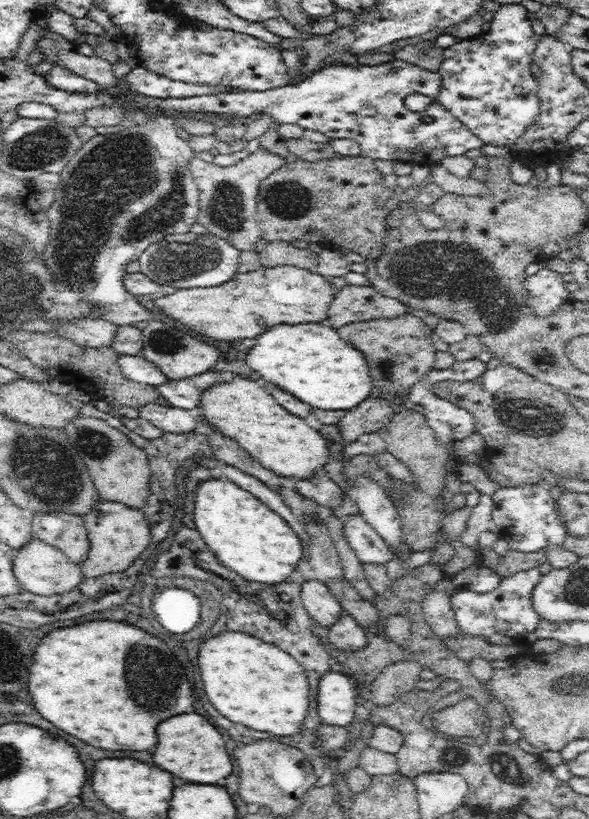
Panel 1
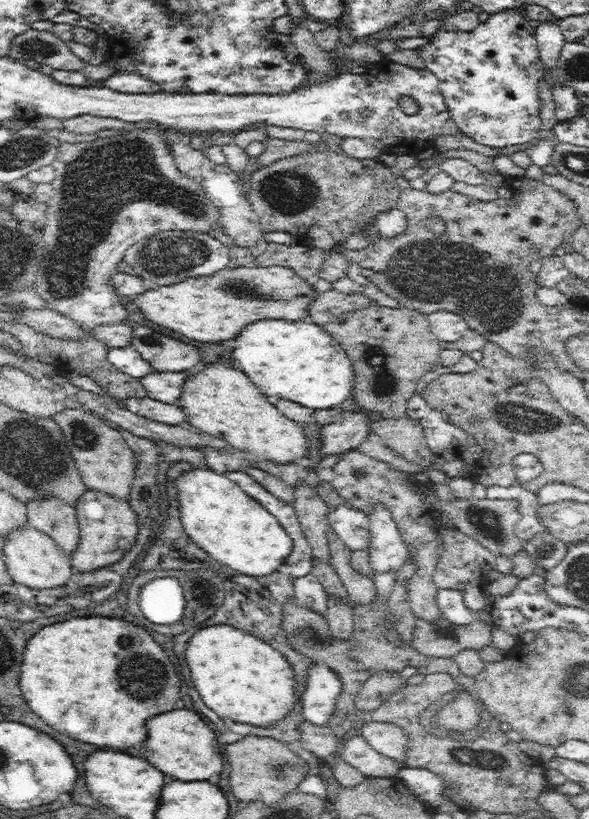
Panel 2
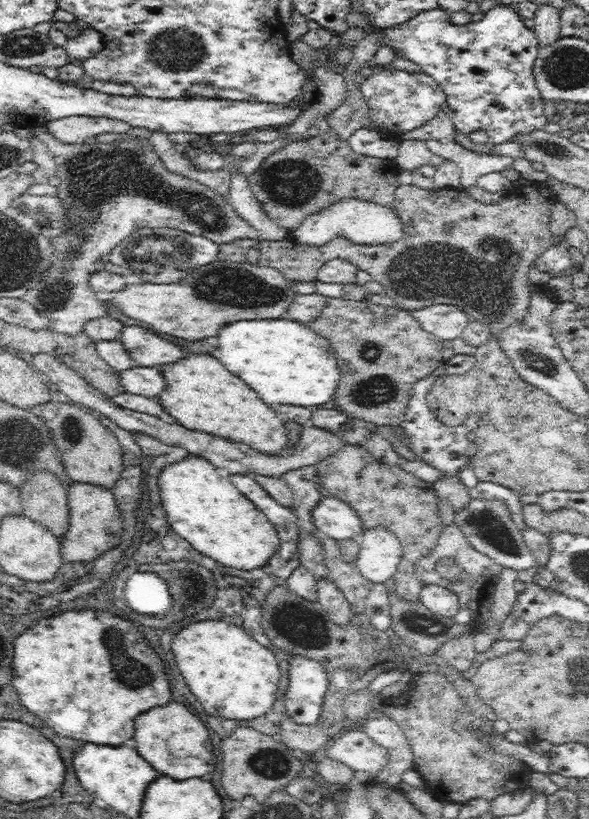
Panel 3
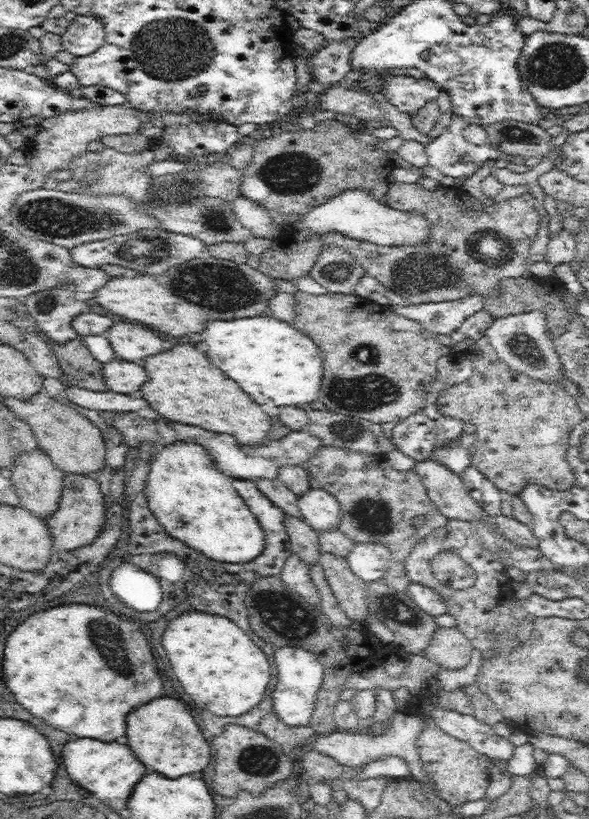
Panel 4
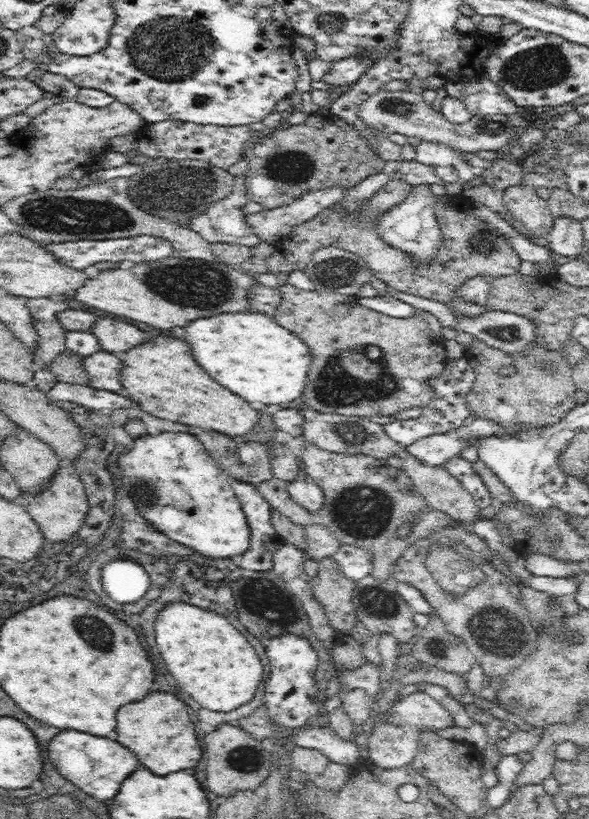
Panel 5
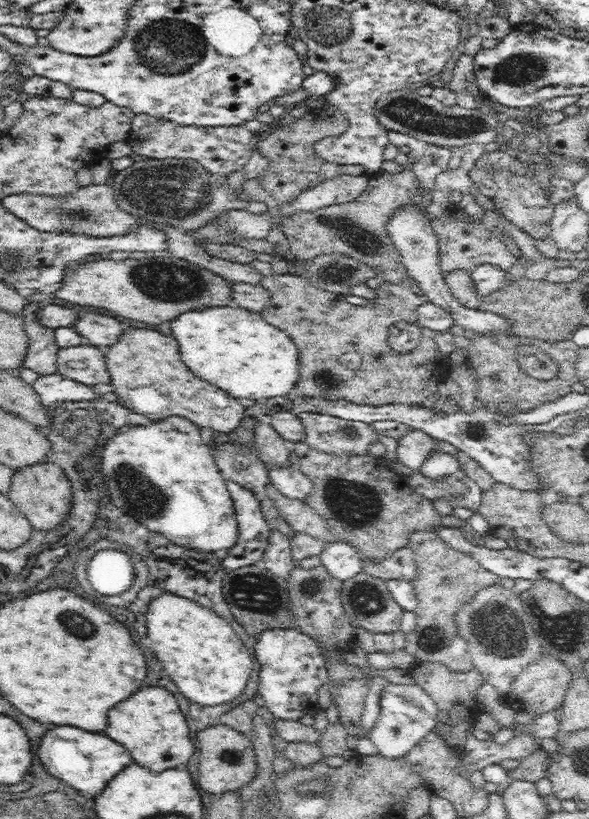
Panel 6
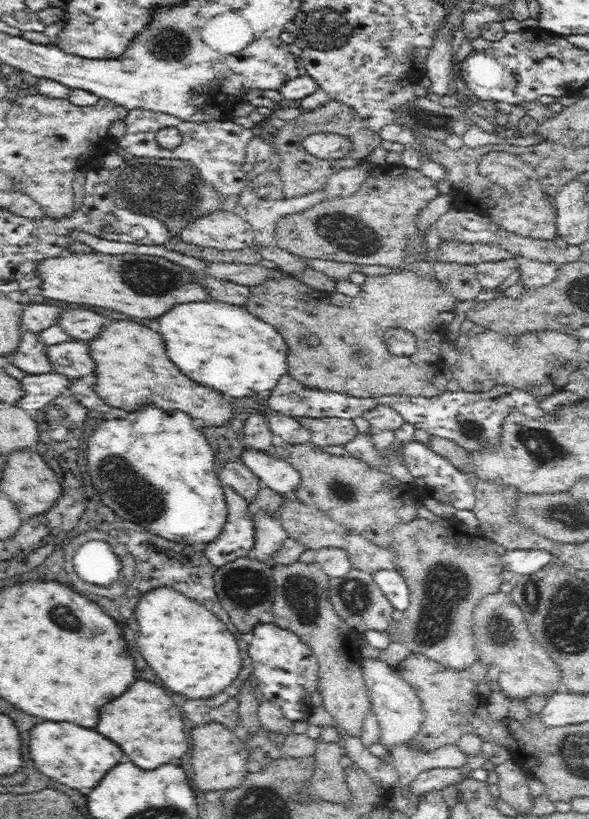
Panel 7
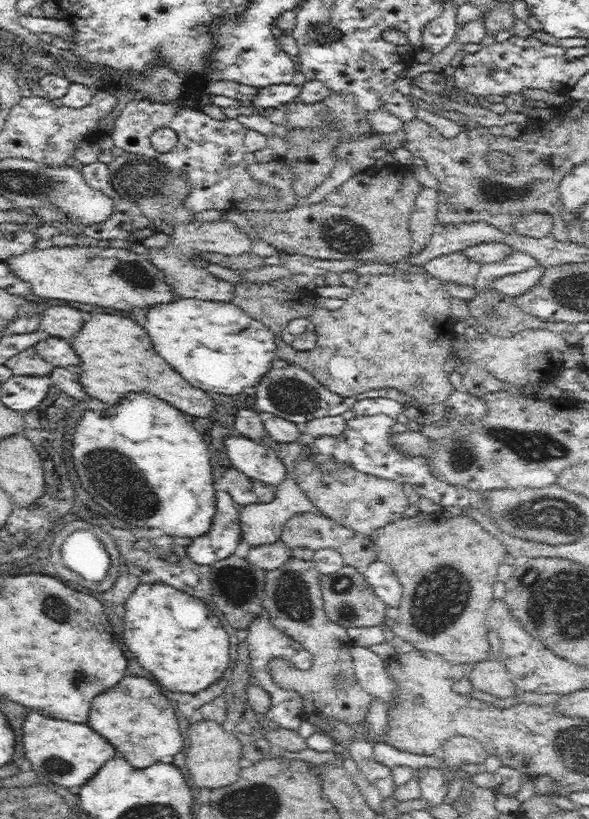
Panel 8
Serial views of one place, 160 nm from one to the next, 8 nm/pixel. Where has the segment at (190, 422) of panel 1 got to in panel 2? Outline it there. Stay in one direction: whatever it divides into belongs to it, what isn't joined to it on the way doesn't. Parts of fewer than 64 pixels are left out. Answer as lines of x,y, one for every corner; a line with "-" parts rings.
143,395
142,397
128,396
123,401
123,407
164,424
186,423
186,415
182,414
182,409
178,404
170,402
160,402

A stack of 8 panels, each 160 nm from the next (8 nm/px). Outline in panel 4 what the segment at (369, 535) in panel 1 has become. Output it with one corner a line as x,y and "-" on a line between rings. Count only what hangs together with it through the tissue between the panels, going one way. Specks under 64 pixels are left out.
312,484
306,492
297,495
297,507
311,527
326,530
336,526
337,502
334,496
320,486

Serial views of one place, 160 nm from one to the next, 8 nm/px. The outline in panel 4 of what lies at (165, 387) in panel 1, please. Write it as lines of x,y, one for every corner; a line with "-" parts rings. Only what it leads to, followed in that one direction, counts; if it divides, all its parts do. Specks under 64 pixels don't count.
118,359
102,362
100,376
108,391
116,393
132,393
143,384
144,374
142,362

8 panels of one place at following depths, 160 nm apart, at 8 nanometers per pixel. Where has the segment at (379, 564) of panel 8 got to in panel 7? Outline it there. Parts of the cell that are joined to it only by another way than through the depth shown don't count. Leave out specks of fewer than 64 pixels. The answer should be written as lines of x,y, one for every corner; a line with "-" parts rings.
380,568
371,571
371,577
396,610
405,611
409,605
408,586
395,568

